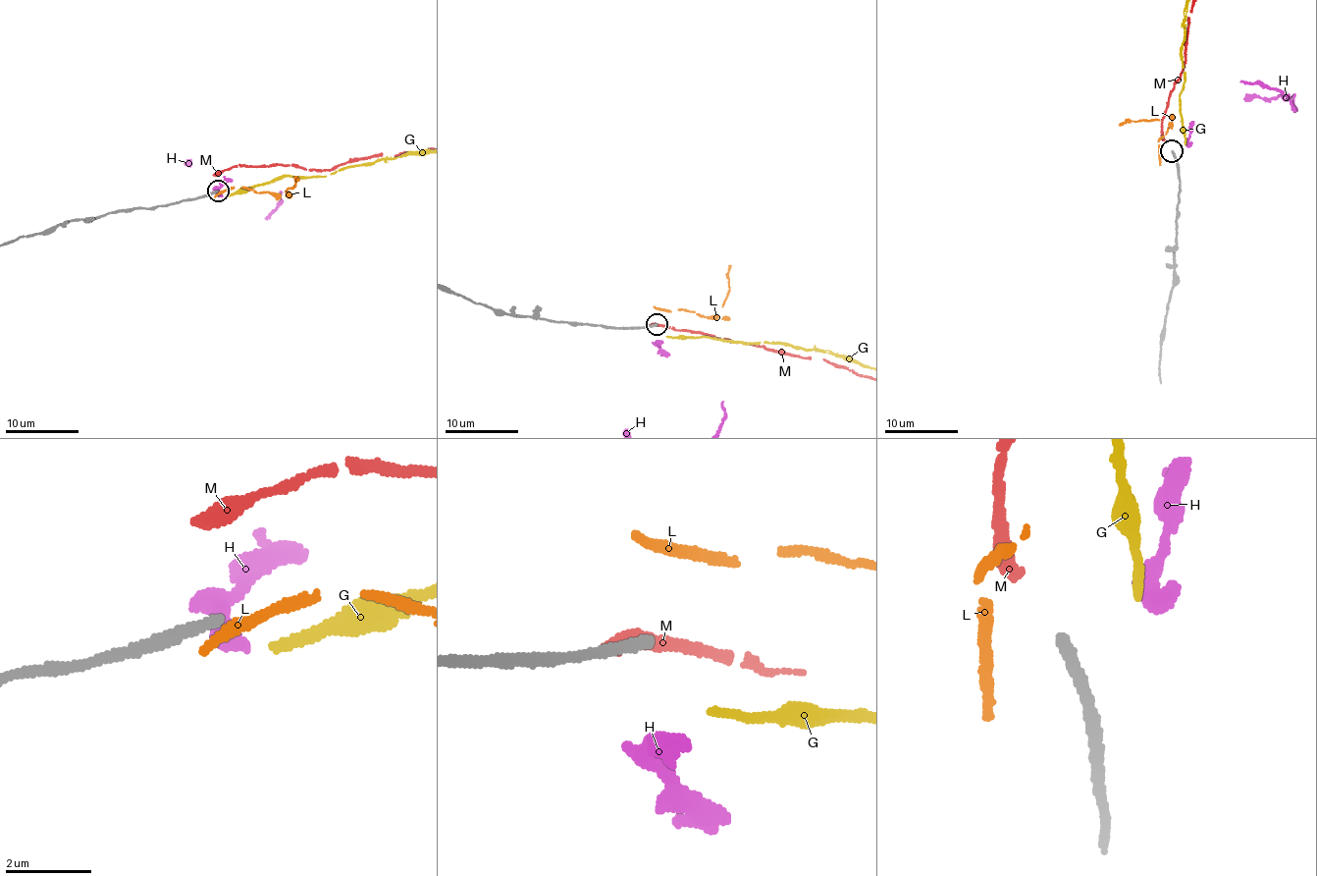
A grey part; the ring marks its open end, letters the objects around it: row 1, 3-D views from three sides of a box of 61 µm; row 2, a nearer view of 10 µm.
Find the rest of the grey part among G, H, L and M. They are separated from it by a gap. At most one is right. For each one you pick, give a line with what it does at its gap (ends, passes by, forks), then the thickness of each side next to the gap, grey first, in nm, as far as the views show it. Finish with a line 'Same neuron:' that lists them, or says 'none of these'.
Same neuron: none of these

